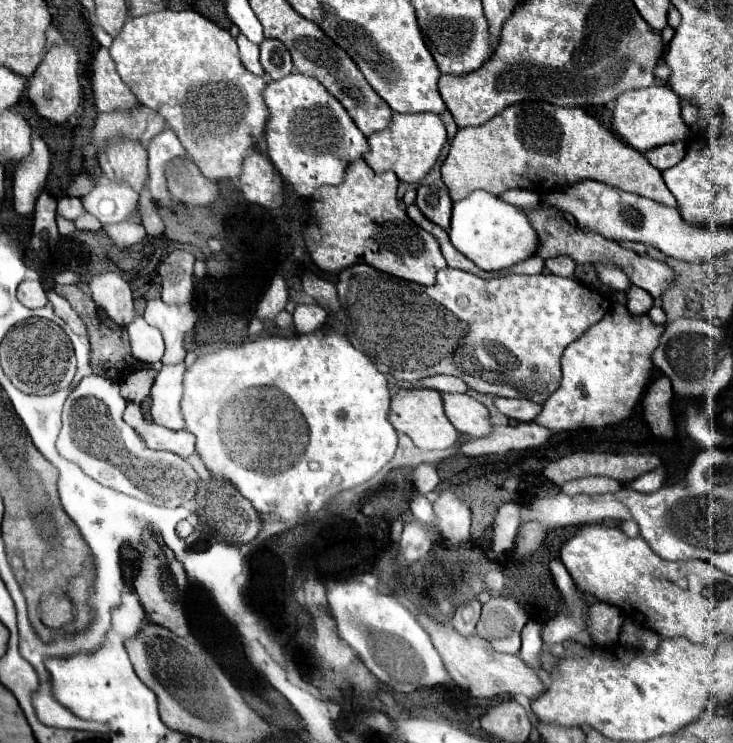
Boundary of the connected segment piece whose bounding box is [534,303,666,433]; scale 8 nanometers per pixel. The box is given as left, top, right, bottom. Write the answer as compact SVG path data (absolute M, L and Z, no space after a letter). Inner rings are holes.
M614 303L612 309L572 341L562 355L562 383L548 397L534 423L560 433L572 429L602 429L628 419L642 397L654 369L652 353L660 343L666 325L656 325L648 315L632 315L626 305Z

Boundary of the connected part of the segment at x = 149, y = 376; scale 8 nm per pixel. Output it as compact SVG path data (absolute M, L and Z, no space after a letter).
M144 369L144 371L136 371L136 373L128 375L120 383L120 395L126 401L132 401L132 403L140 405L148 397L150 387L154 383L154 377L156 377L156 373L152 369Z

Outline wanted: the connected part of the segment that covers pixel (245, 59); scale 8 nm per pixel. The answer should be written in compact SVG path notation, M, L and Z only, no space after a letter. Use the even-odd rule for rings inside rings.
M238 35L238 47L240 47L240 59L244 63L244 67L254 73L254 75L264 75L264 69L258 61L258 45L254 45L252 41L248 41L244 35Z

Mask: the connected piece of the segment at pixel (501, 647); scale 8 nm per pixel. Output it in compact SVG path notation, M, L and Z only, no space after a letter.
M490 599L482 605L482 617L478 621L478 635L486 639L500 653L518 653L520 651L520 631L526 625L528 615L516 599Z

